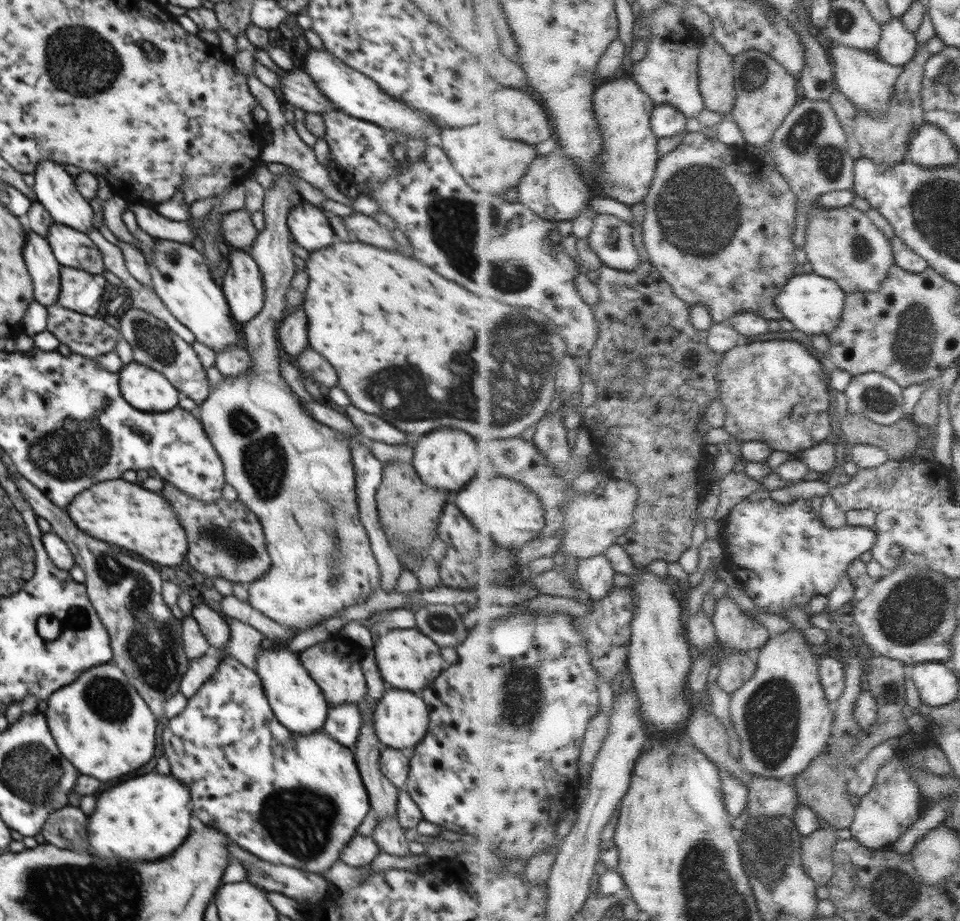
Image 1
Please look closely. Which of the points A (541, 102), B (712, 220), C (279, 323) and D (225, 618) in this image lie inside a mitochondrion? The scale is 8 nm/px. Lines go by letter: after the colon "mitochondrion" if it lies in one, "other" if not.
A: other
B: mitochondrion
C: other
D: other

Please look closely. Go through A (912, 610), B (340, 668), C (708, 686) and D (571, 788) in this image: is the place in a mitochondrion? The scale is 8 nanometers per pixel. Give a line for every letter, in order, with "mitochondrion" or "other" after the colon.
A: mitochondrion
B: other
C: other
D: other

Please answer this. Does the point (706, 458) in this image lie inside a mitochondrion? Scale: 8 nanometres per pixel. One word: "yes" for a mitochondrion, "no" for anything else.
no

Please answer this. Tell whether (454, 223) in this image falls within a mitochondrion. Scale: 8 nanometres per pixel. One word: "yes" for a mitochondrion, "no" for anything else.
yes

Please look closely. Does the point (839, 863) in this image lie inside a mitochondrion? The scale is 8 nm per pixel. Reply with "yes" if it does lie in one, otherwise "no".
no

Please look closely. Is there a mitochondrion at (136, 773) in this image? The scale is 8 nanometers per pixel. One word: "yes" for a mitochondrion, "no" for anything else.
no

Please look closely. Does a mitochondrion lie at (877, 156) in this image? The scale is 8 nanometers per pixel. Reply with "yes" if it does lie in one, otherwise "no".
no

